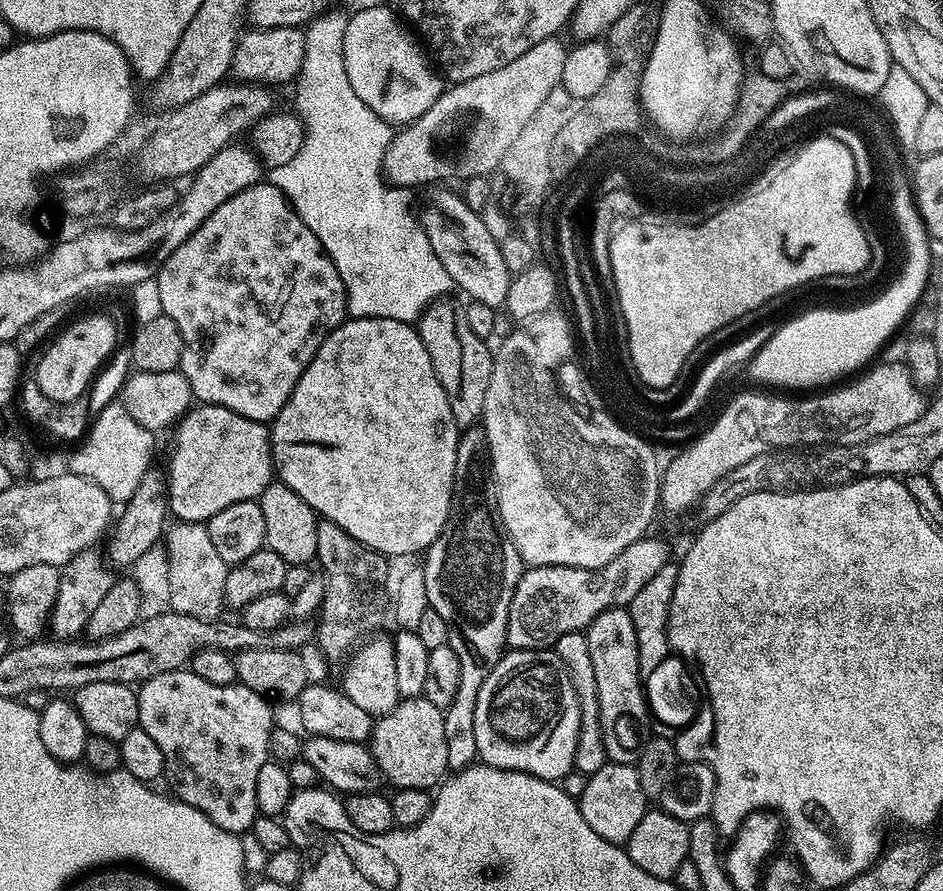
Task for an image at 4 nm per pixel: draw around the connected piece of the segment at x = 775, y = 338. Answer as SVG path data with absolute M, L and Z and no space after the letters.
M904 284L904 288L896 288L892 296L877 295L869 304L860 304L857 308L816 308L813 312L804 312L801 316L786 321L780 329L777 327L773 331L772 337L756 351L746 371L764 384L777 384L780 387L777 389L780 390L796 390L792 388L816 390L821 386L831 385L849 374L859 373L869 363L867 360L891 338L892 331L903 320L905 323L911 311L908 306L908 284Z

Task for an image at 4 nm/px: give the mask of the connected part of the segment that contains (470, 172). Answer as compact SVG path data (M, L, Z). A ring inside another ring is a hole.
M559 35L546 38L526 54L518 54L514 62L506 62L498 70L490 70L490 74L478 74L478 78L470 78L453 83L445 87L444 93L412 124L403 125L393 135L390 146L384 155L384 178L389 185L401 190L416 188L419 184L437 182L463 182L472 176L488 176L499 169L503 162L503 155L510 149L510 144L533 123L536 111L548 100L552 91L561 87L563 71L566 70L566 58L569 45L560 41Z

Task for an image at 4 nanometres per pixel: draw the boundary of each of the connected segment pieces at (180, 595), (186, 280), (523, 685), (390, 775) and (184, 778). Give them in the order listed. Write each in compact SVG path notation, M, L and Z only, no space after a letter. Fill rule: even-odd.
M184 521L173 523L165 531L164 546L168 553L169 609L202 620L217 619L226 606L224 590L229 565L215 549L207 525Z
M271 182L250 186L234 194L234 198L222 202L222 206L218 206L218 210L214 210L214 214L210 214L210 218L206 218L206 222L202 222L202 226L198 226L198 230L194 230L194 234L190 234L190 238L186 238L186 242L182 242L182 246L178 246L174 254L170 254L170 258L166 258L154 278L158 282L158 294L162 294L162 313L176 323L182 334L184 345L178 371L184 375L186 382L190 382L193 397L200 404L217 404L226 410L234 410L234 414L242 414L261 422L275 420L282 406L286 406L294 386L298 386L298 378L302 378L306 366L314 358L314 354L318 354L324 339L338 325L344 323L349 315L347 292L334 262L328 257L328 251L324 249L322 242L318 242L314 230L310 230L310 226L306 226L306 222L298 218L282 190L278 190L278 186Z
M508 650L492 667L482 690L478 690L478 706L474 710L474 734L478 737L479 759L492 768L505 768L511 772L525 772L540 780L559 782L576 766L574 754L580 733L580 707L578 694L570 674L555 651Z
M405 697L396 704L394 710L379 717L373 725L370 737L370 751L385 781L390 780L397 788L433 789L437 787L448 772L446 734L443 733L443 709L434 706L424 697Z
M191 670L154 674L139 685L136 697L140 719L138 726L146 730L146 734L150 734L150 738L154 738L162 749L166 780L172 783L171 791L183 804L194 806L206 814L214 826L237 834L249 831L258 815L255 800L258 770L270 760L273 705L245 684L237 682L214 686L214 682L198 678L198 674Z

